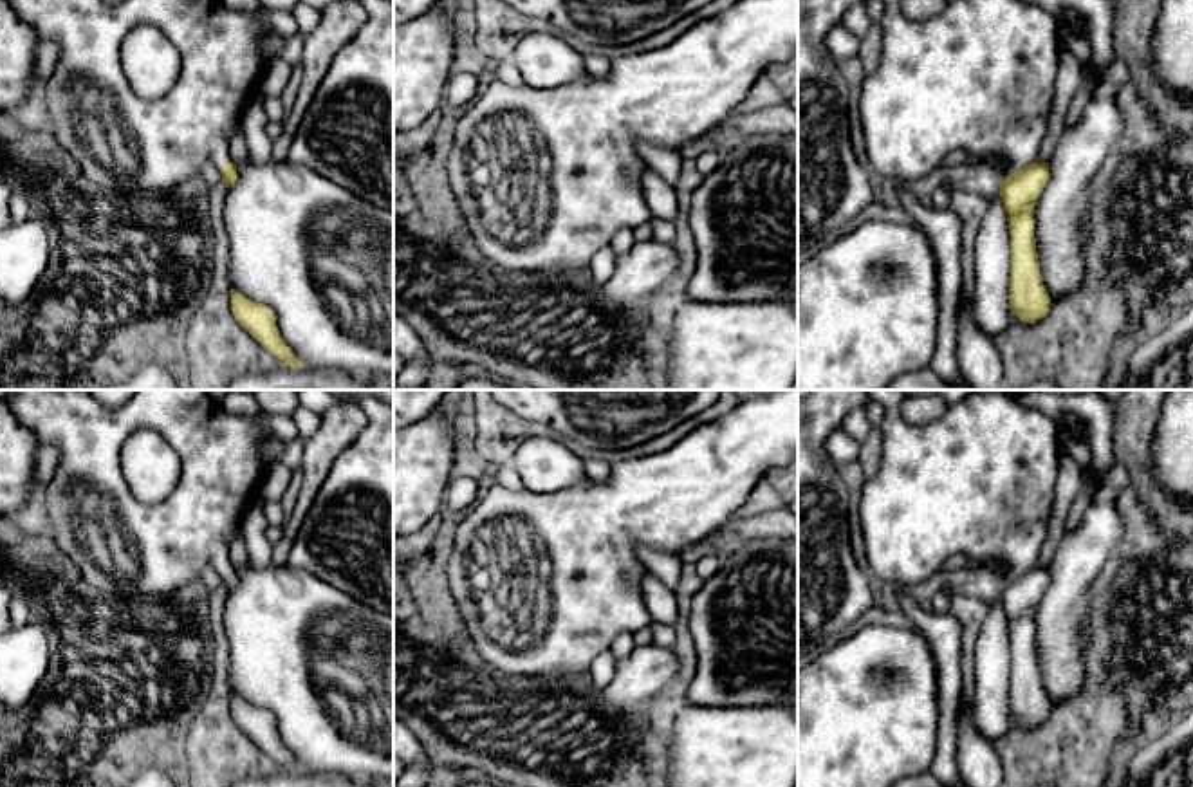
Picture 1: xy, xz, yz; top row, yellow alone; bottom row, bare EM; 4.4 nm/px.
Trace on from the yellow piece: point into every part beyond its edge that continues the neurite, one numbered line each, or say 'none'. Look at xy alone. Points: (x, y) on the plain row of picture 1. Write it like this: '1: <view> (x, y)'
1: xy (219, 560)

